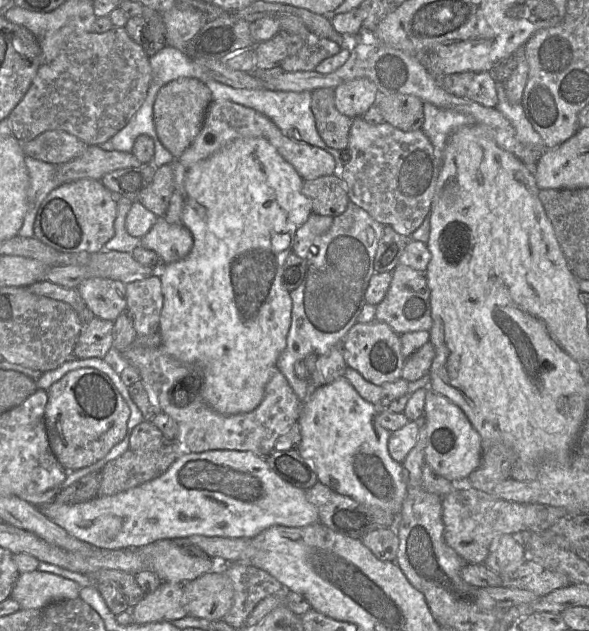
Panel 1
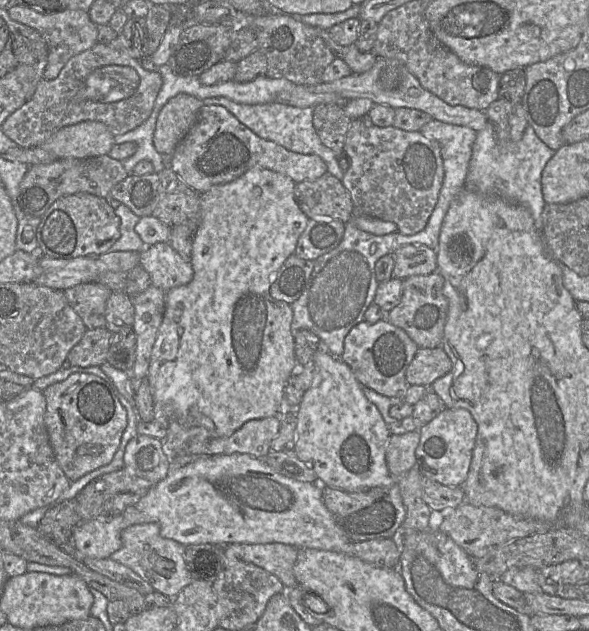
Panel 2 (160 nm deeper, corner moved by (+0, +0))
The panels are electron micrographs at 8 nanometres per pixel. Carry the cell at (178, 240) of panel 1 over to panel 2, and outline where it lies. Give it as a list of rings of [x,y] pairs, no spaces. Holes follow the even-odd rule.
[[[169,242],[146,246],[140,252],[140,265],[150,275],[151,285],[165,292],[186,285],[193,278],[190,260],[183,259]]]

